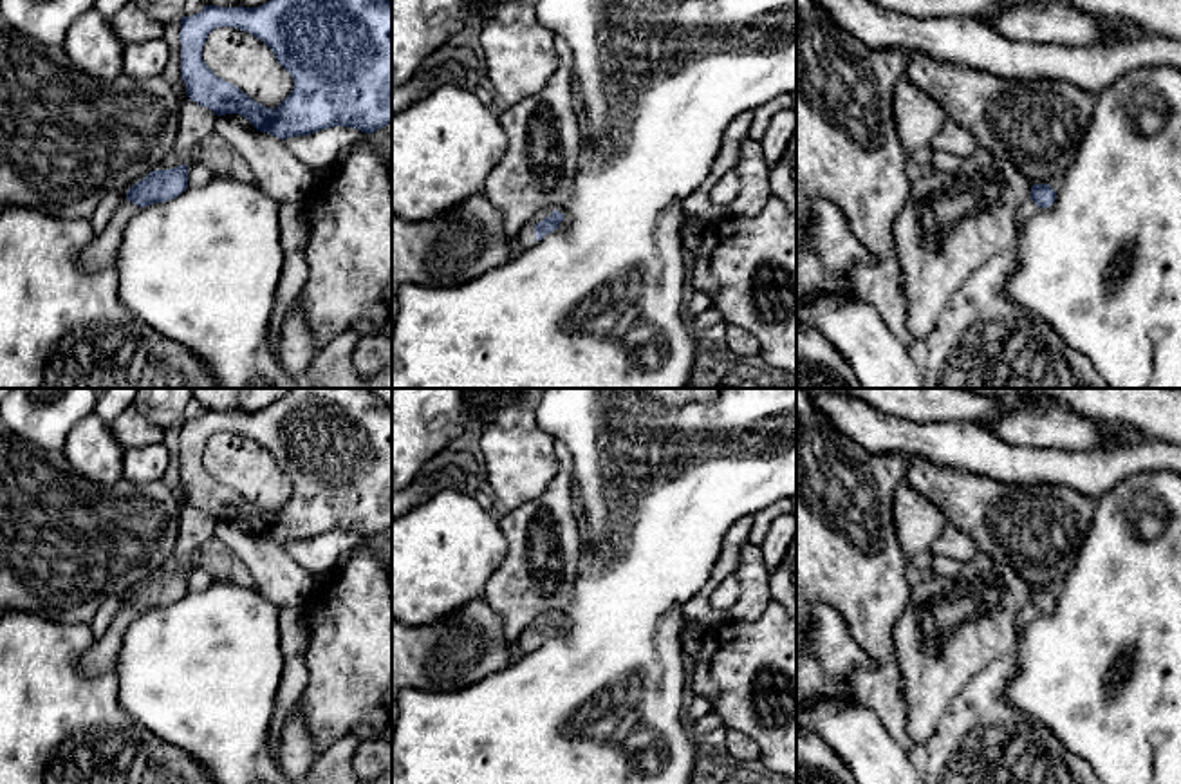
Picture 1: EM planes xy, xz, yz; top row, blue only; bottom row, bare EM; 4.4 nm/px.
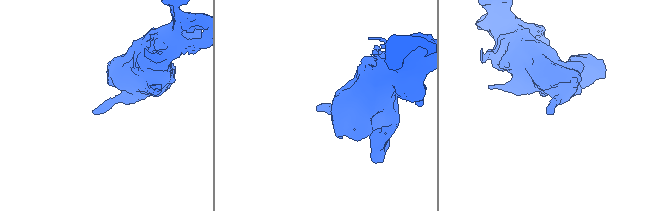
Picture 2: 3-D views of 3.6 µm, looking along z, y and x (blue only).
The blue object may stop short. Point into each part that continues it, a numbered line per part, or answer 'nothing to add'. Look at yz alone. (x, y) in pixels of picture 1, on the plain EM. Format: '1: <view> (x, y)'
1: yz (1028, 615)

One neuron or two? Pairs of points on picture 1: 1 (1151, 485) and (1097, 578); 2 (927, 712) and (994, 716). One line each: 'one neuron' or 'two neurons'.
1: one neuron
2: two neurons

